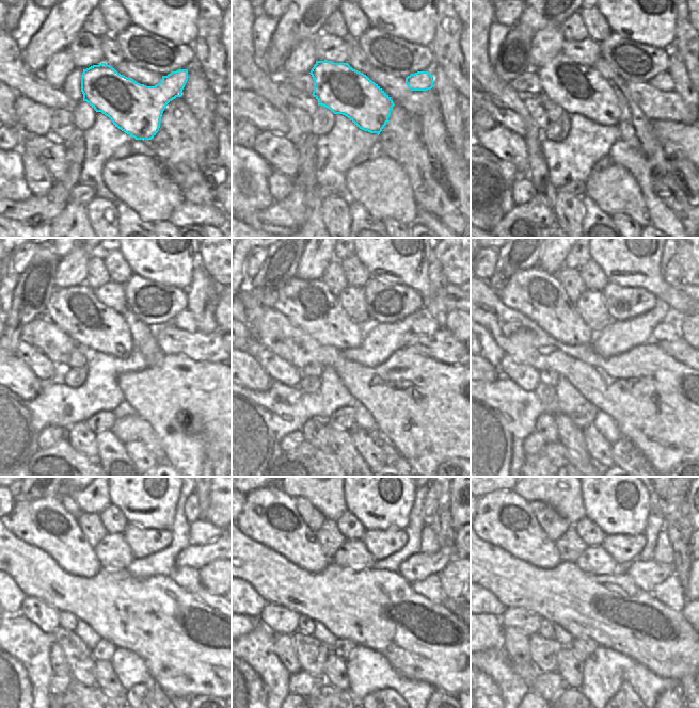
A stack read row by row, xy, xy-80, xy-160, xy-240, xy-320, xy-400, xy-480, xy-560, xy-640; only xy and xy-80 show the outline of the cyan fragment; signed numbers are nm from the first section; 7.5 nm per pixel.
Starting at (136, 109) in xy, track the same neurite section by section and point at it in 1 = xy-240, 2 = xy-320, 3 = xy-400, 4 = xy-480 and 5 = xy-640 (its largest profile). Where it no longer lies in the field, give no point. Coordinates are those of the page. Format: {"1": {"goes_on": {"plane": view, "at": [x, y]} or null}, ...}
{"1": {"goes_on": {"plane": "xy-240", "at": [76, 310]}}, "2": {"goes_on": {"plane": "xy-320", "at": [310, 305]}}, "3": {"goes_on": {"plane": "xy-400", "at": [537, 294]}}, "4": {"goes_on": {"plane": "xy-480", "at": [45, 524]}}, "5": {"goes_on": {"plane": "xy-640", "at": [504, 518]}}}

